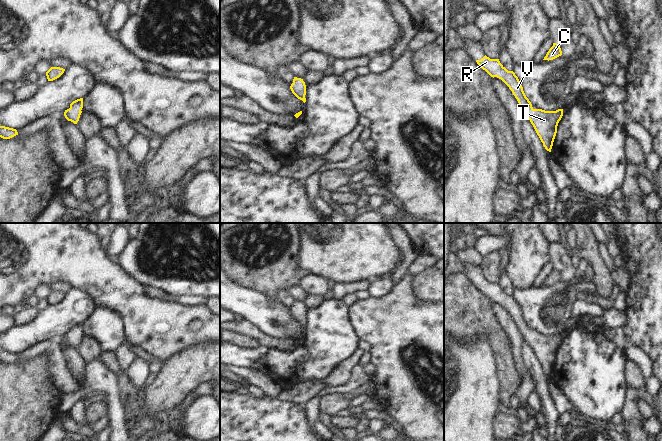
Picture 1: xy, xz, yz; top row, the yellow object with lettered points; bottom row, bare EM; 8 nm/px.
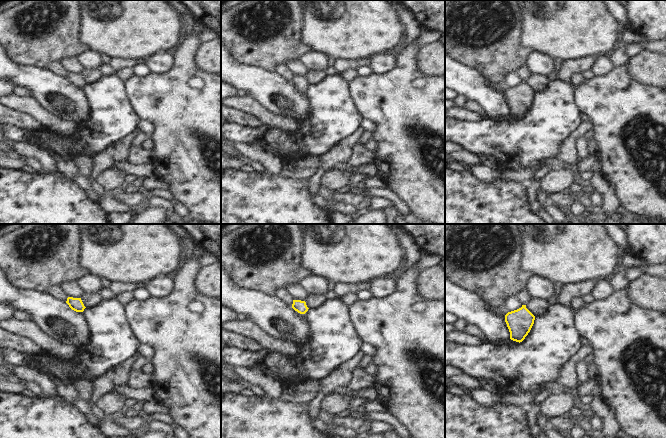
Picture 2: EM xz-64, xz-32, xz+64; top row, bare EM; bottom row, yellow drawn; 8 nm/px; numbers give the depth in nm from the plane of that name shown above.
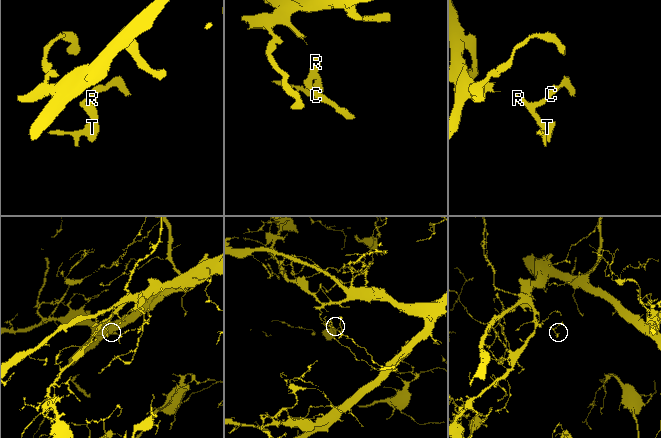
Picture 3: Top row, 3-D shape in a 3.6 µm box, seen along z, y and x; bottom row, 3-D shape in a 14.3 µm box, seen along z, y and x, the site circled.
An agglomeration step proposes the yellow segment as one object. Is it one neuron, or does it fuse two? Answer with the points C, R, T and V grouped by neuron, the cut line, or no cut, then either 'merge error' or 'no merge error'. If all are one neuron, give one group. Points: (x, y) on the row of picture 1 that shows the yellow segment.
groups C R T V; cut none; no merge error

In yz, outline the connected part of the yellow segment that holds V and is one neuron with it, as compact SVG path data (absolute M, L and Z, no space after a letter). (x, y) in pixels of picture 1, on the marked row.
M485 55L481 60L476 60L476 62L491 77L501 79L509 87L524 111L525 117L527 117L533 125L543 146L547 151L551 152L557 133L557 126L563 116L563 109L556 111L534 109L526 97L518 77L513 71L508 71L500 63L499 59L490 59Z

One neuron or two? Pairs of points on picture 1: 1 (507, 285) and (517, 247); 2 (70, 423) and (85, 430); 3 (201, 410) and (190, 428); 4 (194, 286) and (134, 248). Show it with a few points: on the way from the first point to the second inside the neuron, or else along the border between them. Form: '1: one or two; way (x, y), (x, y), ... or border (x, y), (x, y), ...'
1: two; border (505, 268), (515, 288)
2: one; way (74, 426), (81, 429)
3: one; way (201, 414), (192, 424)
4: one; way (175, 280), (157, 280), (142, 274), (137, 267)

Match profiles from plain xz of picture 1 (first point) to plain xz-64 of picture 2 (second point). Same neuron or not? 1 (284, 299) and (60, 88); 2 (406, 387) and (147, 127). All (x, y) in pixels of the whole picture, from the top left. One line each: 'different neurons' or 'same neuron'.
1: different neurons
2: different neurons

